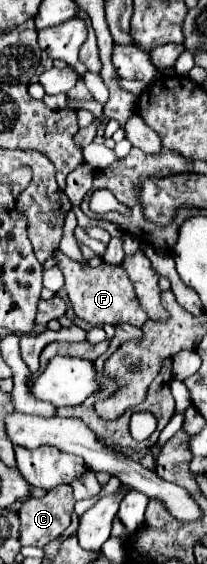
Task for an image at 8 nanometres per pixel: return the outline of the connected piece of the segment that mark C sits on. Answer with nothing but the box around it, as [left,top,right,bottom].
[20,485,74,547]

